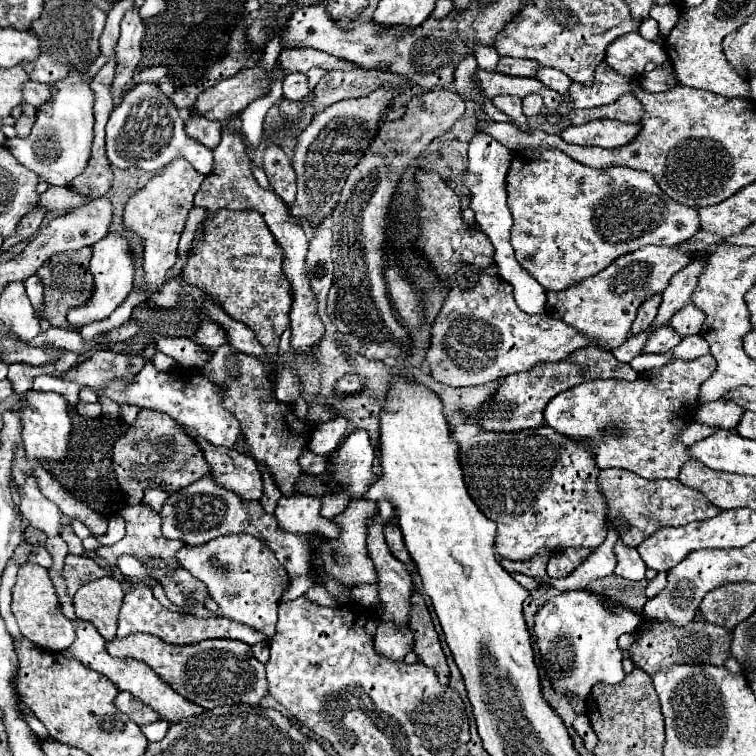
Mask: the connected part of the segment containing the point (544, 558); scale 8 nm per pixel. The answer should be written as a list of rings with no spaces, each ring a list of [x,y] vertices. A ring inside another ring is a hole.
[[[540,552],[538,556],[534,556],[534,560],[526,560],[526,562],[514,562],[514,560],[500,560],[500,564],[504,566],[504,570],[508,572],[520,572],[520,574],[526,574],[534,580],[540,580],[540,582],[546,582],[548,580],[548,574],[546,574],[546,564],[548,564],[548,558],[550,558],[550,552]]]

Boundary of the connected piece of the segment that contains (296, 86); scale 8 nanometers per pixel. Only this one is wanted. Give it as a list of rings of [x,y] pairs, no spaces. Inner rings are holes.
[[[302,72],[286,74],[282,84],[284,84],[284,96],[290,100],[302,100],[304,96],[308,96],[308,80],[306,74]]]

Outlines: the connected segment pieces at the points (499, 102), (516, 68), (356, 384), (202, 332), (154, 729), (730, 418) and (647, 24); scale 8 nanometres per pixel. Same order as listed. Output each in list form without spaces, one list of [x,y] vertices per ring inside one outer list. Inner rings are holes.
[[[494,96],[492,102],[494,102],[494,106],[496,106],[500,112],[504,112],[504,114],[510,118],[510,122],[512,122],[516,128],[520,128],[522,132],[528,132],[528,130],[530,130],[528,118],[526,118],[524,112],[522,112],[522,100],[520,100],[520,98],[516,98],[516,96]]]
[[[502,56],[498,64],[498,72],[510,74],[510,76],[536,76],[536,72],[542,68],[538,60],[528,60],[528,58],[510,58]]]
[[[344,376],[336,382],[336,394],[342,396],[342,394],[354,394],[358,390],[364,388],[364,380],[360,376]]]
[[[206,320],[206,322],[202,322],[200,330],[196,332],[196,342],[202,344],[202,346],[206,346],[206,348],[218,350],[220,346],[228,344],[226,330],[224,330],[220,324],[216,324],[216,322],[212,322],[212,320]]]
[[[158,720],[158,722],[154,722],[154,724],[146,724],[146,726],[142,726],[142,732],[144,732],[144,736],[146,736],[150,742],[160,742],[160,740],[166,736],[168,728],[170,728],[168,722]]]
[[[722,398],[714,402],[704,402],[700,404],[696,412],[696,422],[700,424],[710,424],[710,426],[720,426],[726,430],[734,430],[746,410],[738,406],[736,402]]]
[[[646,16],[646,18],[642,20],[642,24],[640,24],[638,32],[640,32],[640,34],[646,38],[646,40],[650,40],[650,42],[656,42],[656,44],[664,44],[664,38],[660,36],[660,28],[658,28],[658,22],[656,22],[656,20],[652,20],[650,16]]]

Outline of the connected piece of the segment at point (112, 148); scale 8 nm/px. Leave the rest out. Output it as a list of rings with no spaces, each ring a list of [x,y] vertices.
[[[140,82],[132,86],[114,108],[106,124],[106,156],[116,168],[136,166],[150,174],[178,156],[186,158],[202,174],[212,170],[212,150],[186,134],[186,124],[180,118],[178,108],[164,92],[160,92],[156,82]]]

